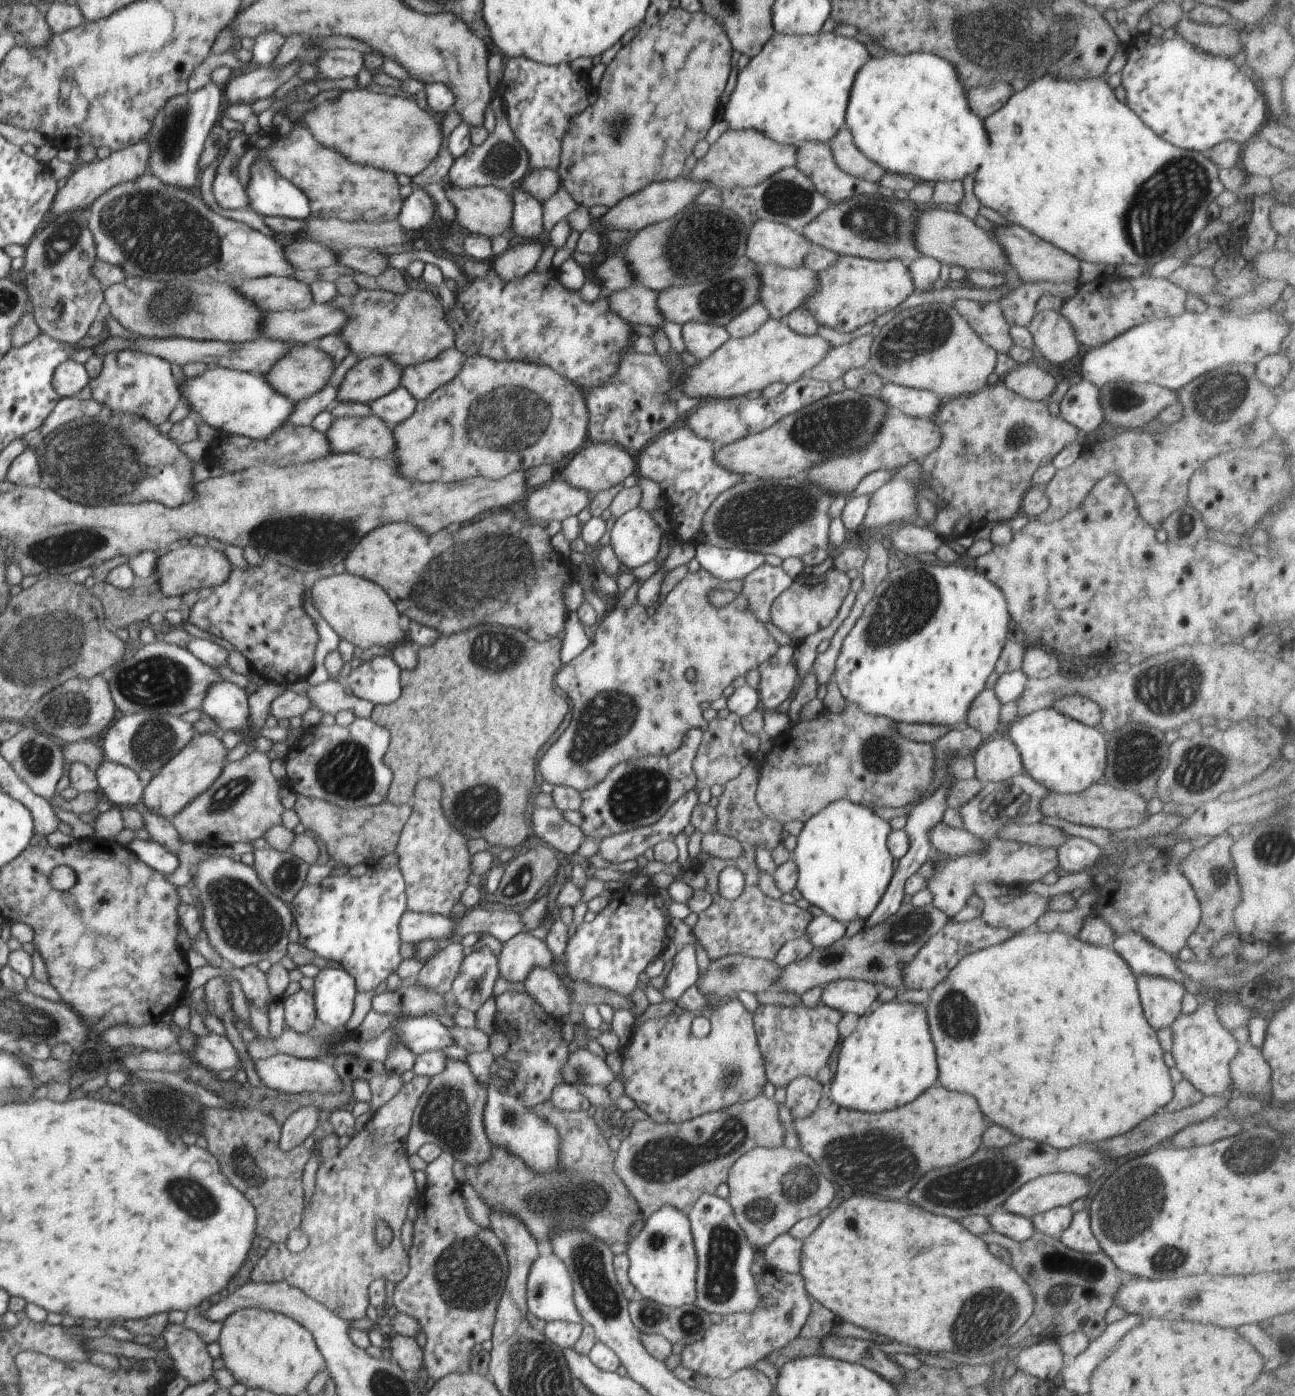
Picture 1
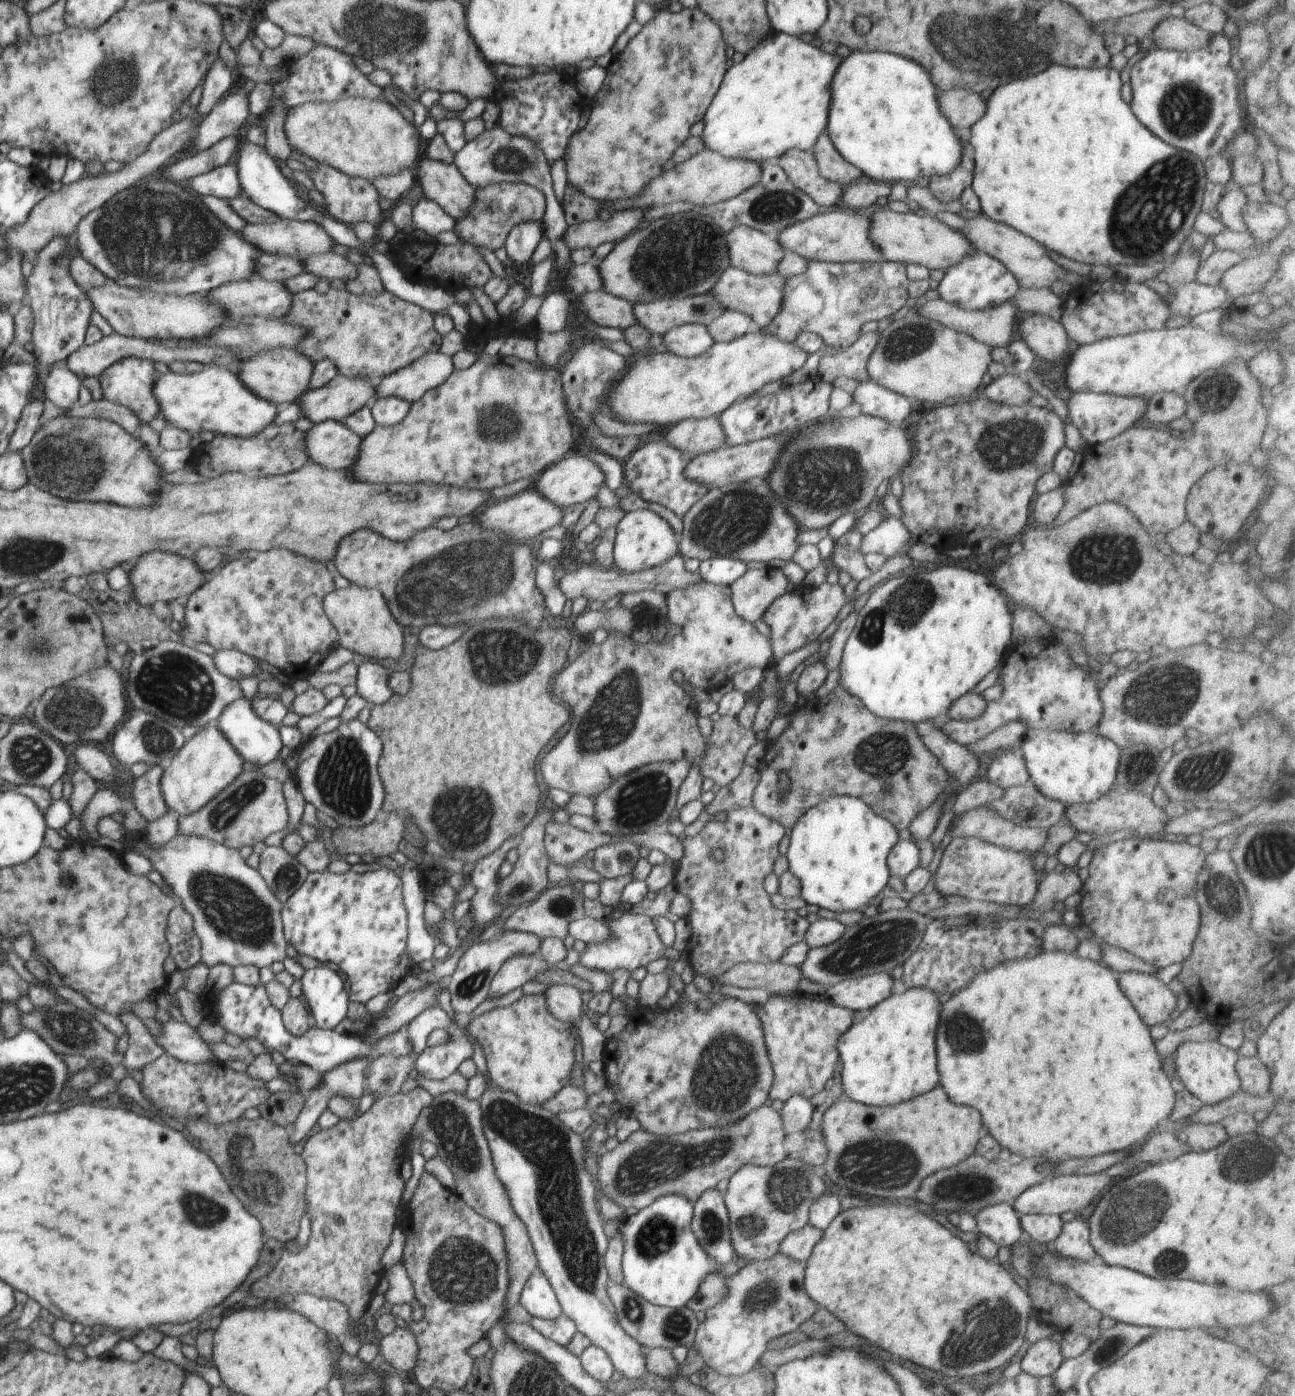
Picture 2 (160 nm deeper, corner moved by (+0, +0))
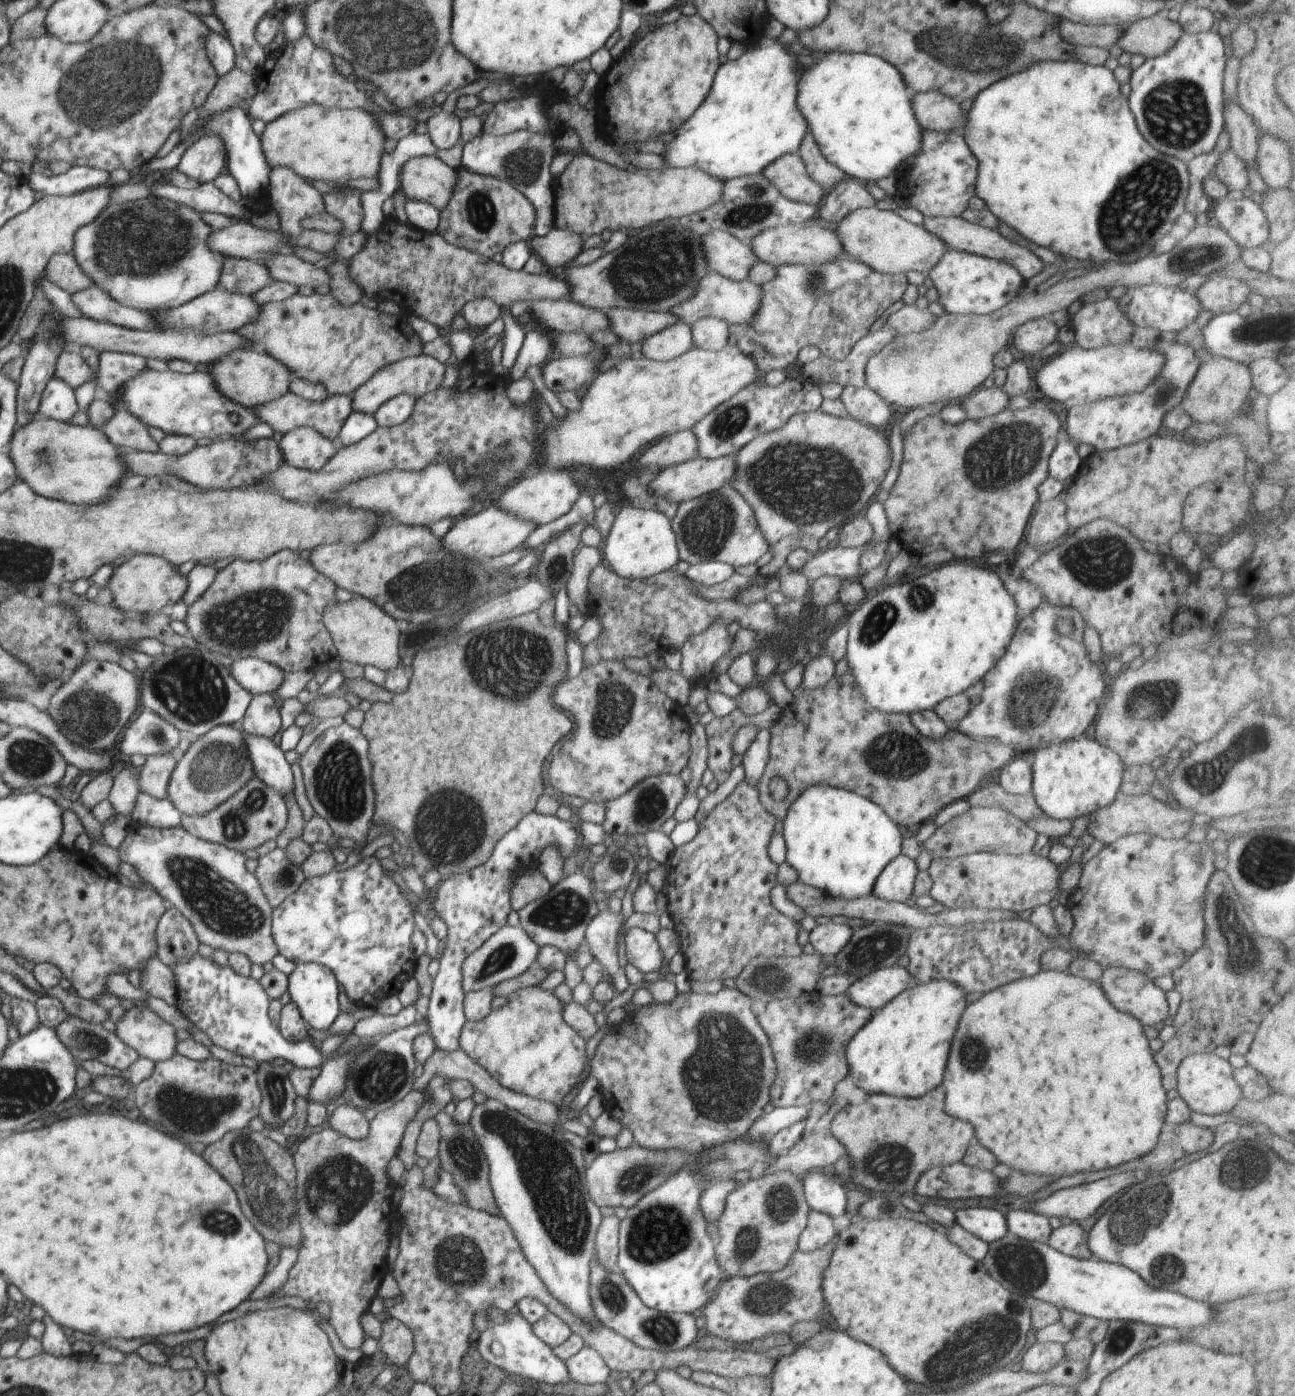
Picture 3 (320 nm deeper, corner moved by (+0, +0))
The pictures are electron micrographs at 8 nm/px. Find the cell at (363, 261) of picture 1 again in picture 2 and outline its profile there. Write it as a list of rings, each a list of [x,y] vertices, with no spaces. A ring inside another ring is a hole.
[[[333,252],[309,255],[302,259],[302,264],[306,272],[310,272],[319,279],[326,278],[329,282],[334,278],[347,281],[357,275],[355,264],[348,262],[344,255]]]

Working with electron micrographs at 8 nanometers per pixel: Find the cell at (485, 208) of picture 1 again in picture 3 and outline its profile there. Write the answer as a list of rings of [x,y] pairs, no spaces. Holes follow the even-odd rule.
[[[434,155],[409,158],[399,172],[399,189],[406,200],[424,201],[442,210],[449,201],[452,188],[456,186],[457,172]]]

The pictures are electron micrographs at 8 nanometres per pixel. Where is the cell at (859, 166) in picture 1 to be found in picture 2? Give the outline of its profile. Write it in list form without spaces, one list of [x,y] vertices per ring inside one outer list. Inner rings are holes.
[[[826,130],[816,139],[811,152],[817,160],[820,176],[826,180],[838,182],[842,188],[846,188],[854,181],[864,177],[859,168],[840,156]]]

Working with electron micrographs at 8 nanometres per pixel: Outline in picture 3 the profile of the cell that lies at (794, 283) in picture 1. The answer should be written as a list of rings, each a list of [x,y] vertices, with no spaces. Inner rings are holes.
[[[710,271],[698,281],[696,290],[688,300],[673,306],[668,312],[688,326],[697,320],[710,317],[726,321],[730,326],[740,326],[749,324],[754,319],[761,298],[761,285],[754,284],[750,279],[733,281]]]

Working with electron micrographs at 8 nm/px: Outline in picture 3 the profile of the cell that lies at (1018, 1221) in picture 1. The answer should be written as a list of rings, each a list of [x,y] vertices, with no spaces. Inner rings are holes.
[[[990,1207],[960,1208],[955,1211],[955,1222],[966,1232],[991,1243],[1007,1232],[1006,1217]]]

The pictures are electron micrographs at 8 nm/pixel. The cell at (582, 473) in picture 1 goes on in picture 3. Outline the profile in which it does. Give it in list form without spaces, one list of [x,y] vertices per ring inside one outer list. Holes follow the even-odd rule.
[[[542,469],[534,474],[528,472],[528,476],[522,476],[516,482],[508,484],[502,493],[494,496],[490,502],[507,515],[530,521],[536,528],[544,526],[564,516],[580,497],[582,488],[574,482],[571,474],[572,471],[569,470],[551,471],[550,469]]]

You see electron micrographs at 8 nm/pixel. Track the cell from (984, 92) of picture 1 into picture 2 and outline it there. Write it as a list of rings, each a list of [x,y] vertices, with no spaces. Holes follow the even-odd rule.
[[[971,89],[938,90],[937,103],[953,128],[970,128],[985,113],[986,99]]]

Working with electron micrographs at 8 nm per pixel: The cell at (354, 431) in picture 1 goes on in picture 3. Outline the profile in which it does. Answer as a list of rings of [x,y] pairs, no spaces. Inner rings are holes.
[[[310,427],[288,431],[277,445],[284,464],[309,471],[319,471],[338,450],[333,441]]]

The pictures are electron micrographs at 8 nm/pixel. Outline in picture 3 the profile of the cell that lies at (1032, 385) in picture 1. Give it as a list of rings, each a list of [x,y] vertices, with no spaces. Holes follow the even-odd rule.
[[[981,387],[962,399],[960,406],[964,408],[967,419],[978,420],[1002,412],[1008,408],[1009,400],[1004,387]]]

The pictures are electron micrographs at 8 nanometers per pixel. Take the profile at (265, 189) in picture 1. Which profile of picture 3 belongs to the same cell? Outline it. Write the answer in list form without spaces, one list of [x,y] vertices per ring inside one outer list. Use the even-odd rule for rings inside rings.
[[[232,107],[224,109],[223,111],[214,113],[211,117],[207,118],[207,121],[203,124],[203,127],[192,136],[188,137],[185,142],[178,144],[167,156],[164,158],[152,158],[150,162],[143,163],[142,165],[138,165],[139,169],[141,166],[146,166],[149,170],[167,170],[171,171],[176,168],[180,163],[185,151],[198,142],[198,139],[201,139],[205,135],[217,135],[220,137],[220,140],[223,140],[225,146],[225,154],[227,156],[226,162],[226,171],[229,172],[234,180],[238,183],[240,192],[243,198],[248,200],[257,199],[257,196],[260,196],[262,192],[267,191],[267,186],[269,185],[270,171],[272,170],[266,162],[265,154],[263,152],[263,148],[259,139],[259,136],[254,133],[251,125],[252,120],[249,118],[249,115],[242,111],[240,107]]]

